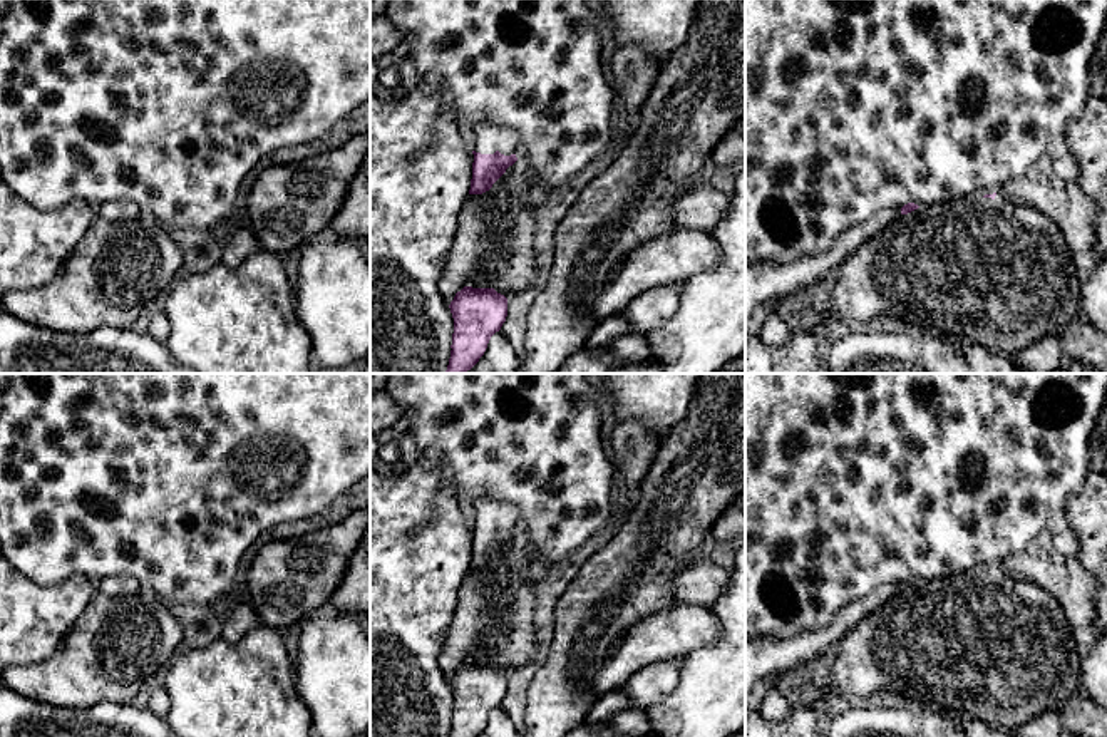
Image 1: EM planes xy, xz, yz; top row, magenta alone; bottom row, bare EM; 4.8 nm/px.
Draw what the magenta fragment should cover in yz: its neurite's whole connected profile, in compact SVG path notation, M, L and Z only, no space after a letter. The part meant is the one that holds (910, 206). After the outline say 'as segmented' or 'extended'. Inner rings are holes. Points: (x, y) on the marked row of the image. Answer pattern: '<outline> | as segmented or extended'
M908 203L903 208L881 209L866 221L846 229L829 250L814 256L799 256L782 265L770 261L745 265L745 320L755 307L769 305L782 295L794 293L816 281L821 275L837 270L862 241L901 214L918 208L918 204Z | extended

